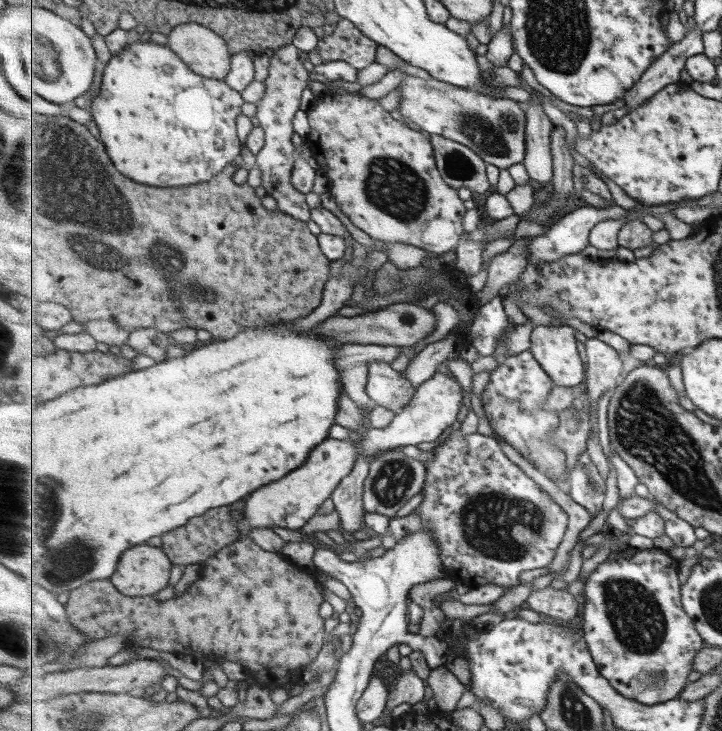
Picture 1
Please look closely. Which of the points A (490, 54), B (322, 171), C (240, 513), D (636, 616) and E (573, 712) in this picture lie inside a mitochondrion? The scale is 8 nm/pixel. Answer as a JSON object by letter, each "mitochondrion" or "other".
{"A":"other","B":"other","C":"other","D":"mitochondrion","E":"mitochondrion"}

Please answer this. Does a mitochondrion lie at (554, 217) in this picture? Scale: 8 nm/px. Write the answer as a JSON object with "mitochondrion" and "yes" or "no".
{"mitochondrion":"no"}

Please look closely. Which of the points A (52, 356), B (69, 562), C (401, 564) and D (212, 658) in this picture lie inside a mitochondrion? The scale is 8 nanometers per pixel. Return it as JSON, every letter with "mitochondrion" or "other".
{"A":"other","B":"mitochondrion","C":"other","D":"other"}

